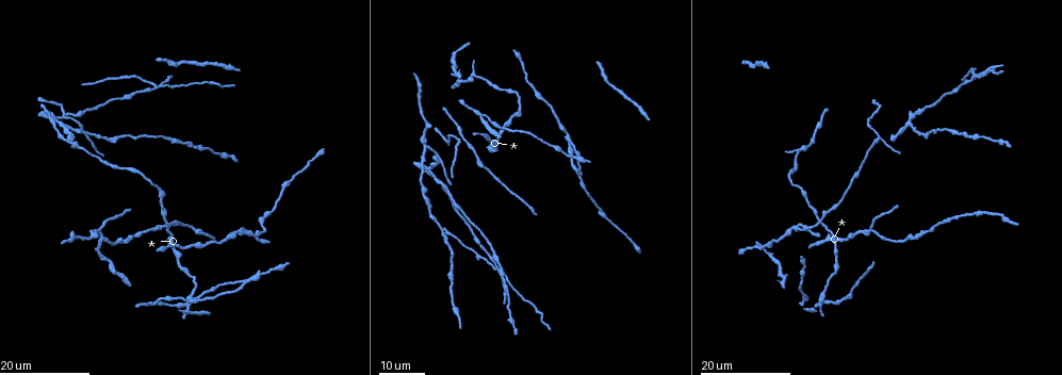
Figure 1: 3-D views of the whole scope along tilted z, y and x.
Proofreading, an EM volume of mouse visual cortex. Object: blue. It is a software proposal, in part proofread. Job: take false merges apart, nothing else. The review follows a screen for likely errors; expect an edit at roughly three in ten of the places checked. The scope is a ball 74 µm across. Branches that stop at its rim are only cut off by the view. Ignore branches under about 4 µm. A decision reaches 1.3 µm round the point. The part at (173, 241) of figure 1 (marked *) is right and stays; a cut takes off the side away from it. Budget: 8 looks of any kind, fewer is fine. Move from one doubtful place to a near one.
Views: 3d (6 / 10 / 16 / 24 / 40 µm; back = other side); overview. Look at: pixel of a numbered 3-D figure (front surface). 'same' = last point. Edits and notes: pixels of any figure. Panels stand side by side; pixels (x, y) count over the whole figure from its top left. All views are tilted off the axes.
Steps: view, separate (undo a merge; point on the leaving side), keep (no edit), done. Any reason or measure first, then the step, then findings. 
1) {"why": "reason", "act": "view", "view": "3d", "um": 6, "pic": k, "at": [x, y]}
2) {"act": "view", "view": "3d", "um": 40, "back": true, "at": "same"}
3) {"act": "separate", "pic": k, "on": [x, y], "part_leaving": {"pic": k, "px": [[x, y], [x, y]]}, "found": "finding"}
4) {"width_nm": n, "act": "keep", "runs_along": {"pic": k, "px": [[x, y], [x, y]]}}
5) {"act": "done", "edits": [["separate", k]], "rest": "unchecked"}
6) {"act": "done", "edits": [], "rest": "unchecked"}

{"act": "view", "view": "3d", "um": 16, "pic": 1, "at": [798, 150]}

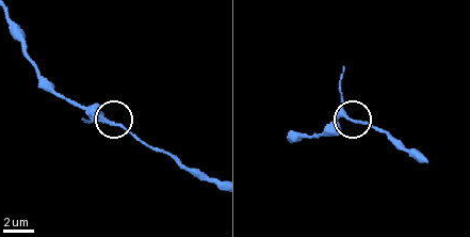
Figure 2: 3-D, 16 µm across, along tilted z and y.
{"act": "view", "view": "3d", "um": 10, "pic": 2, "at": [107, 119]}

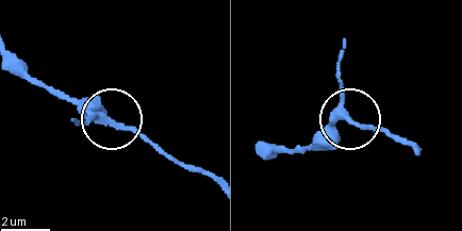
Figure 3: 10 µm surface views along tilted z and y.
{"arms": 3, "act": "keep", "found": "continuous, no second neuron"}

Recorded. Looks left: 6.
{"why": "branch point", "act": "view", "view": "3d", "um": 24, "pic": 1, "at": [424, 147]}

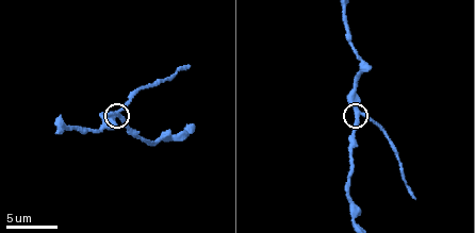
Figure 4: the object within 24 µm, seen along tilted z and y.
{"act": "view", "view": "3d", "um": 10, "pic": 4, "at": [356, 116]}

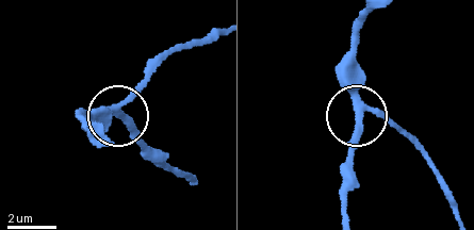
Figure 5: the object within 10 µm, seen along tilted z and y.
{"why": "closer look", "act": "view", "view": "3d", "um": 6, "pic": 5, "at": [360, 119]}

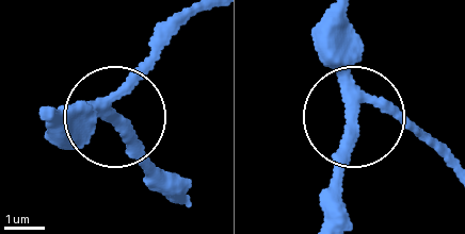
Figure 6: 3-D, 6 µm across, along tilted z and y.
{"act": "keep", "found": "one neuron here"}

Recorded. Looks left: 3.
{"why": "arms part here", "act": "view", "view": "3d", "um": 16, "pic": 1, "at": [429, 173]}

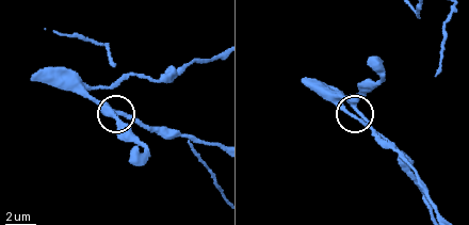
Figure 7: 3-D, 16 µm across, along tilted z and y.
{"why": "closer look", "act": "view", "view": "3d", "um": 6, "pic": 7, "at": [359, 111]}

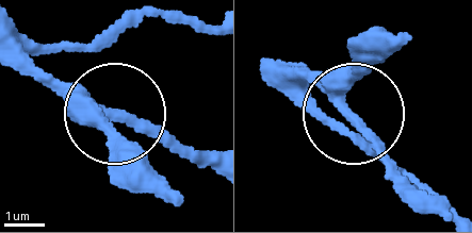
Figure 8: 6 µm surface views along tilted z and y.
{"side_arm_um": 51, "act": "keep", "found": "continuous, no second neuron"}

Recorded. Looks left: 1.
{"act": "done", "edits": [], "rest": "unchecked"}

